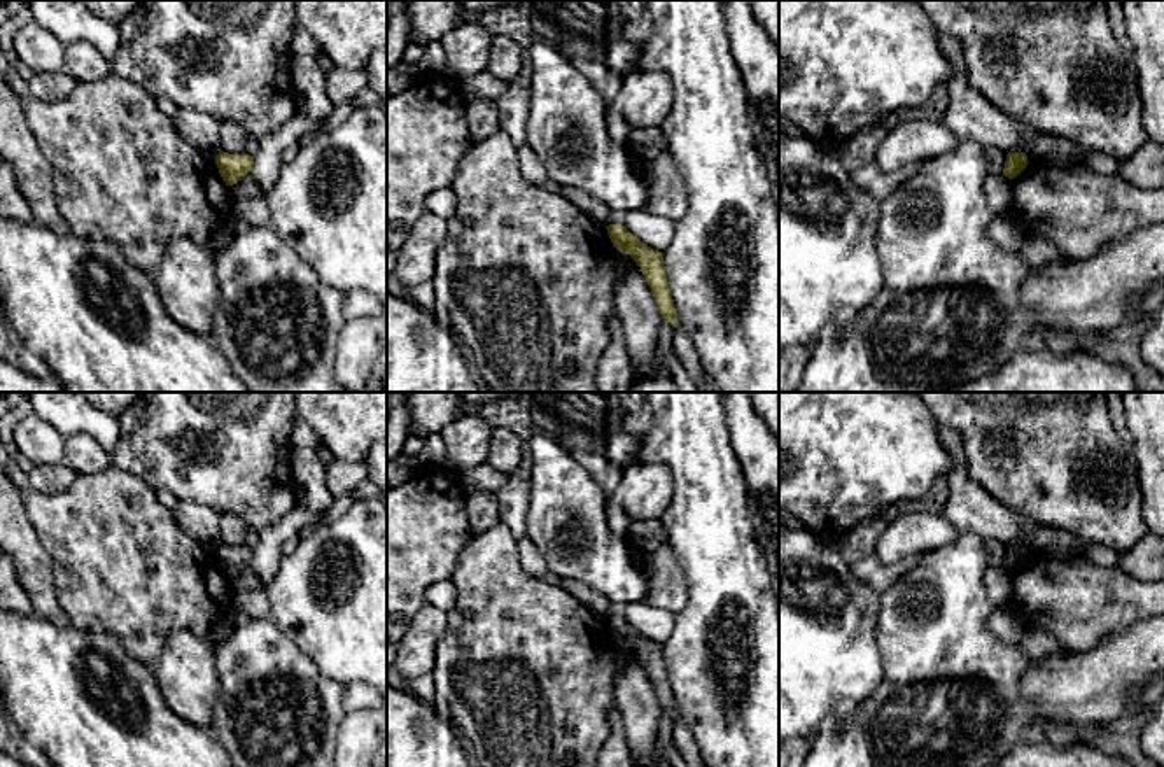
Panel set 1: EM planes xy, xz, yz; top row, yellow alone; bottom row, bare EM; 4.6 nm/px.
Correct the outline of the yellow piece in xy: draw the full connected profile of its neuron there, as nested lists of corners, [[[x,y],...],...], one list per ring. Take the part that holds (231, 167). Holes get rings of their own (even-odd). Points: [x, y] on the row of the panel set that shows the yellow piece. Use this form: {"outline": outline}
{"outline": [[[221,151],[214,159],[226,186],[236,184],[254,165],[254,158],[245,152],[229,154]]]}

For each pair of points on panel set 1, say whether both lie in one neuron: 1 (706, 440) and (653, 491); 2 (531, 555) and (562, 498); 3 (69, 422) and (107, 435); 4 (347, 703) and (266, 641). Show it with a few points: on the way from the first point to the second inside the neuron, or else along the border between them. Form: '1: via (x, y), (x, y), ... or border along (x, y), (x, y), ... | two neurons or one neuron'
1: border along (638, 461), (671, 473), (660, 515) | two neurons
2: border along (525, 534), (552, 571) | two neurons
3: via (77, 422), (95, 422), (98, 426) | one neuron
4: via (328, 692), (317, 682), (307, 682), (286, 661) | one neuron

